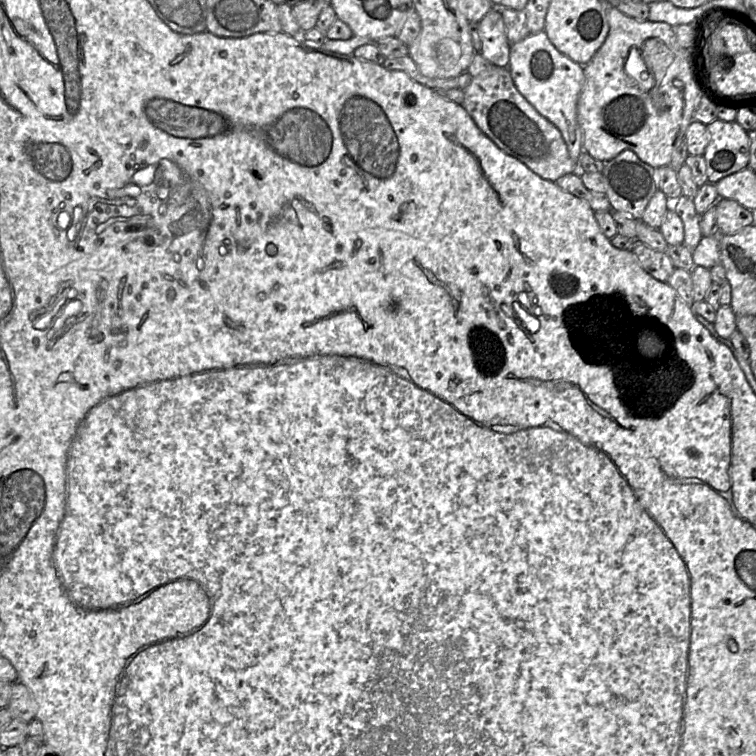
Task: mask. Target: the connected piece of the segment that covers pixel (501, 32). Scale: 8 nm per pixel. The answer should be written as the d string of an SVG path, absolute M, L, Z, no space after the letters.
M500 8L492 9L477 23L482 42L480 54L497 67L508 67L510 48Z

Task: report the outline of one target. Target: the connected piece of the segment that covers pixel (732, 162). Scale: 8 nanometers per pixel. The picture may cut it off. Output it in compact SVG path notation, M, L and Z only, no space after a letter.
M716 119L707 125L709 143L703 157L709 183L736 173L749 164L750 140L748 131L736 121Z

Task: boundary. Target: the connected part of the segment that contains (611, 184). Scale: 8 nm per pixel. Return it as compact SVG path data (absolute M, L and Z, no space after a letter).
M624 150L615 158L605 162L602 174L605 195L612 206L612 211L624 212L636 220L641 220L647 204L658 190L655 168L643 162L633 151Z

